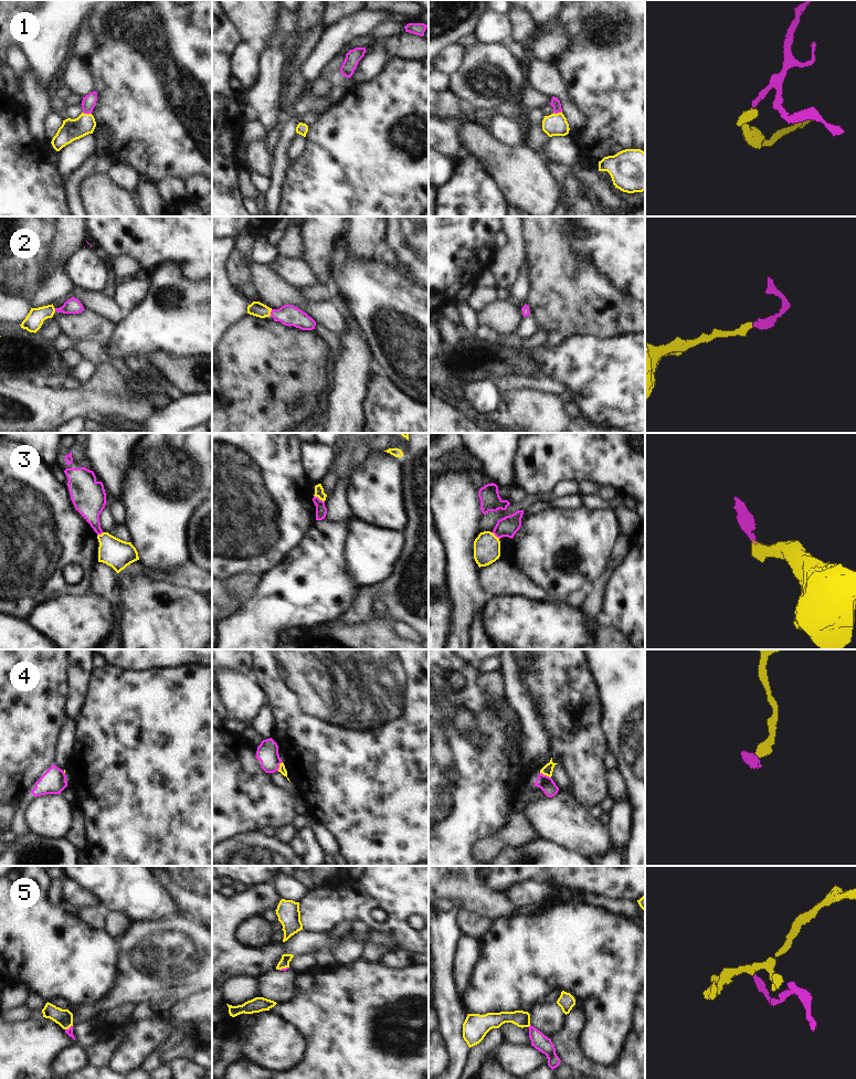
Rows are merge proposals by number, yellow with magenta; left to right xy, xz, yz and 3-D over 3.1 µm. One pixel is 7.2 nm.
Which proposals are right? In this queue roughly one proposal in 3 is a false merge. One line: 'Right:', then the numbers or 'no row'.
Right: 1, 2, 4, 5.

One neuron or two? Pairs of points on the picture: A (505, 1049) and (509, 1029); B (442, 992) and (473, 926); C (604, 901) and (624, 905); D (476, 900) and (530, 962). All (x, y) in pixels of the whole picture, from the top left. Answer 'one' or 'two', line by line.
A: two
B: two
C: one
D: two

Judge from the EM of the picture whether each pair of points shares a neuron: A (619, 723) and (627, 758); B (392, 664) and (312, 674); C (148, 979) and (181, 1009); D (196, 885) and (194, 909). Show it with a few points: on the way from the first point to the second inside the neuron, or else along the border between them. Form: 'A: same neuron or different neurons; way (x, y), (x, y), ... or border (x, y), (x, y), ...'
A: same neuron; way (627, 732), (627, 749)
B: same neuron; way (372, 674), (331, 674)
C: different neurons; border (199, 991), (181, 1001), (167, 1014)
D: same neuron; way (196, 890), (196, 903)

